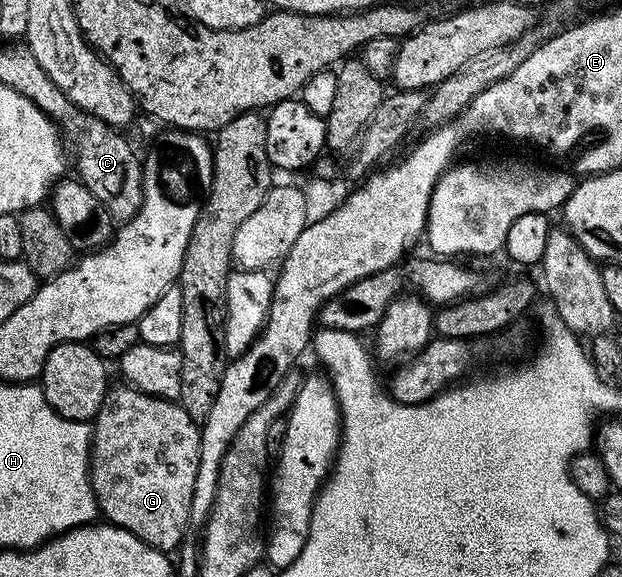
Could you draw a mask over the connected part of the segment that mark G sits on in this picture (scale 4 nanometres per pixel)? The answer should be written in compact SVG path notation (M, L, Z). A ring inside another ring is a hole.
M119 386L109 390L90 423L90 474L96 506L99 514L108 518L105 520L111 526L126 529L155 551L172 553L185 542L184 534L190 531L188 518L194 497L194 477L198 477L200 428L179 402L147 395L137 387Z

